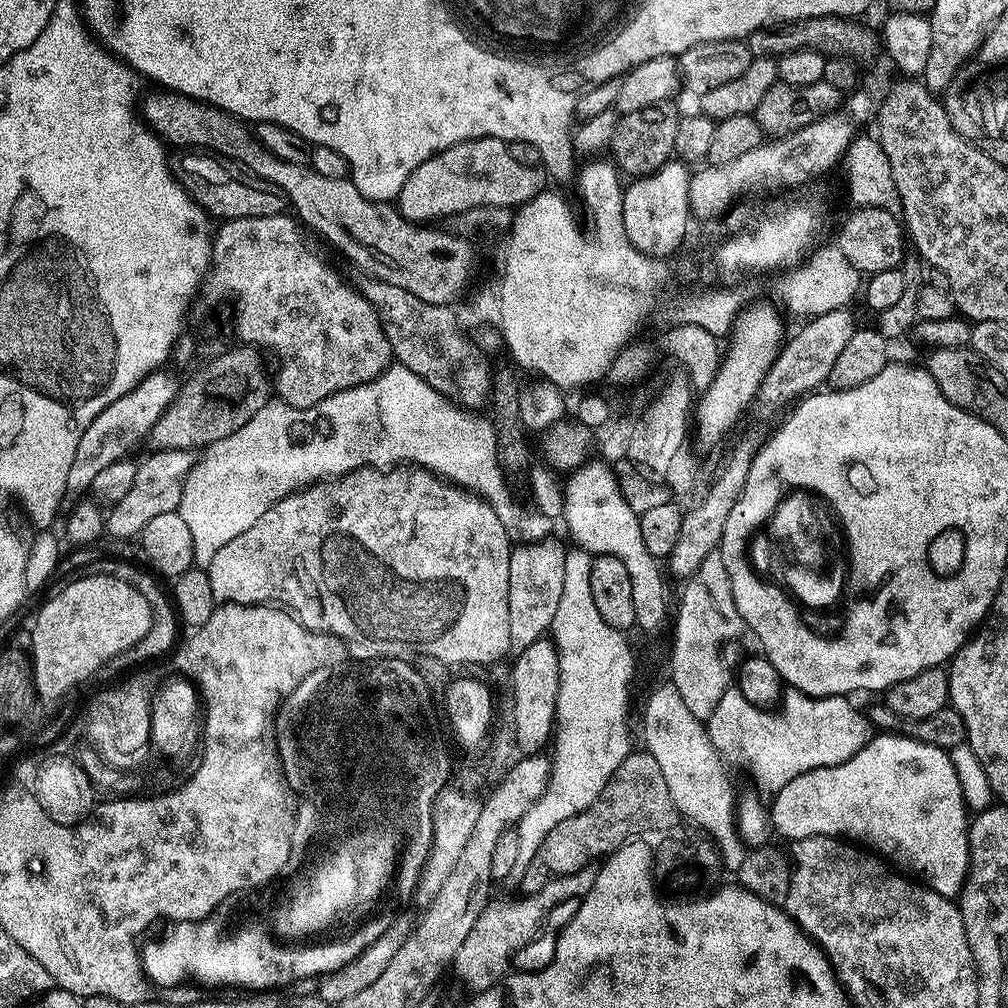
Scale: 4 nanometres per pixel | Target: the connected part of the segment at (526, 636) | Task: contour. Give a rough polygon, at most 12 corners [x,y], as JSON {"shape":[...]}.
{"shape":[[544,540],[510,558],[510,648],[552,627],[567,547]]}

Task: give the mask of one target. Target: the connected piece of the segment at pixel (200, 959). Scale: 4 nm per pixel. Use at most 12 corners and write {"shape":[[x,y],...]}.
{"shape":[[175,923],[141,945],[155,987],[266,992],[328,975],[381,937],[304,954],[270,950],[264,930],[222,938]]}

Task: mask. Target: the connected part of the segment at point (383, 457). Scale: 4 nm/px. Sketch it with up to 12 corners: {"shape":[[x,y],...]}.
{"shape":[[399,366],[264,404],[178,511],[207,569],[282,498],[407,462],[514,494],[491,419]]}

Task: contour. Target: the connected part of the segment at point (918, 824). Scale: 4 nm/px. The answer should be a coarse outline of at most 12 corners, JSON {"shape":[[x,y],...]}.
{"shape":[[873,735],[771,800],[785,841],[859,842],[938,894],[968,874],[943,748]]}

